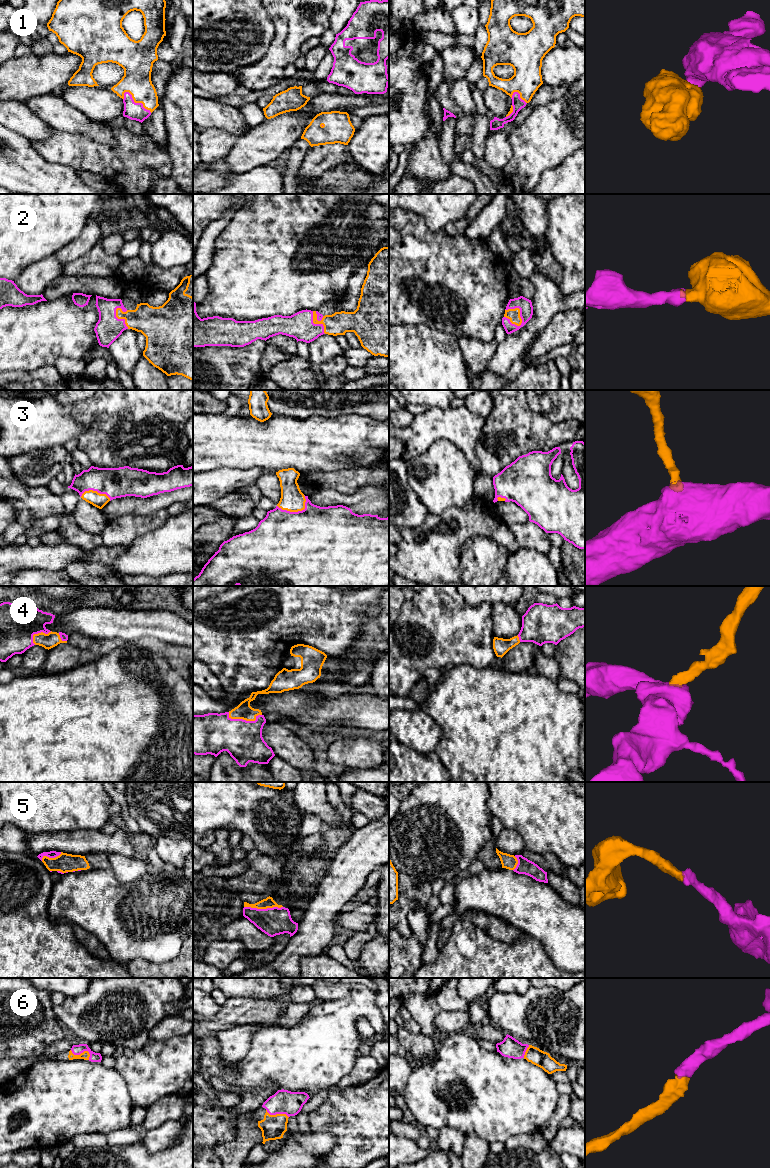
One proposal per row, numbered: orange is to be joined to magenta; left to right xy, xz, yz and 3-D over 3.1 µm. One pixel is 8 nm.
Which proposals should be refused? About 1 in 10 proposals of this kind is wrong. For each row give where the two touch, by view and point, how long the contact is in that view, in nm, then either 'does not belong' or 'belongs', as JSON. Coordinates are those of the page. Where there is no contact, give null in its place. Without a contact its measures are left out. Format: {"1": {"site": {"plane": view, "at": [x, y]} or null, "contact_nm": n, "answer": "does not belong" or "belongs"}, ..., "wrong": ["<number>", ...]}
{"1": {"site": {"plane": "xy", "at": [136, 103]}, "contact_nm": 280, "answer": "belongs"}, "2": {"site": {"plane": "yz", "at": [520, 311]}, "contact_nm": 180, "answer": "belongs"}, "3": {"site": {"plane": "xz", "at": [295, 512]}, "contact_nm": 240, "answer": "belongs"}, "4": {"site": {"plane": "xz", "at": [245, 720]}, "contact_nm": 280, "answer": "belongs"}, "5": {"site": {"plane": "xz", "at": [263, 909]}, "contact_nm": 320, "answer": "belongs"}, "6": {"site": {"plane": "xy", "at": [83, 1051]}, "contact_nm": 180, "answer": "belongs"}, "wrong": []}

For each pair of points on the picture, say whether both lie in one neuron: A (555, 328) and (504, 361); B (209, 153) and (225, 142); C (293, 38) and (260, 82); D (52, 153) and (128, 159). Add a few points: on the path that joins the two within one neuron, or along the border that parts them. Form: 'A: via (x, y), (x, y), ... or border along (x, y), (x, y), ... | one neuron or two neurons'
A: border along (555, 314), (540, 332) | two neurons
B: via (213, 149), (221, 142) | one neuron
C: via (284, 49), (268, 71) | one neuron
D: via (71, 153), (84, 153), (100, 159), (109, 159) | one neuron

